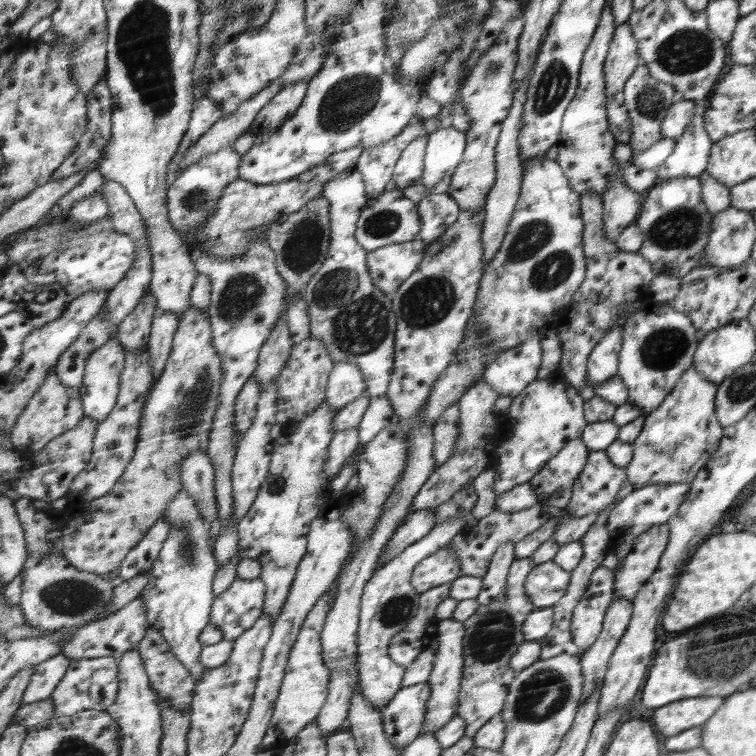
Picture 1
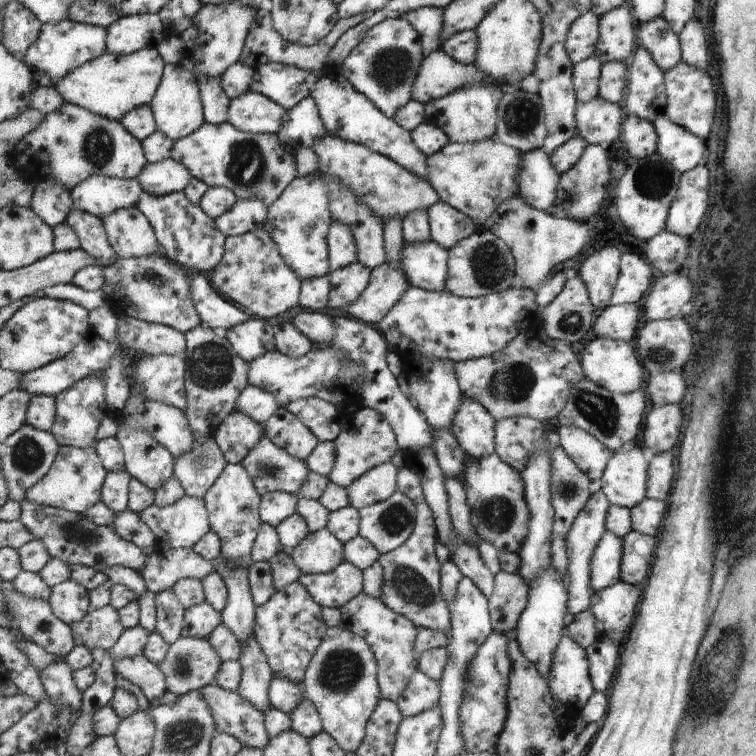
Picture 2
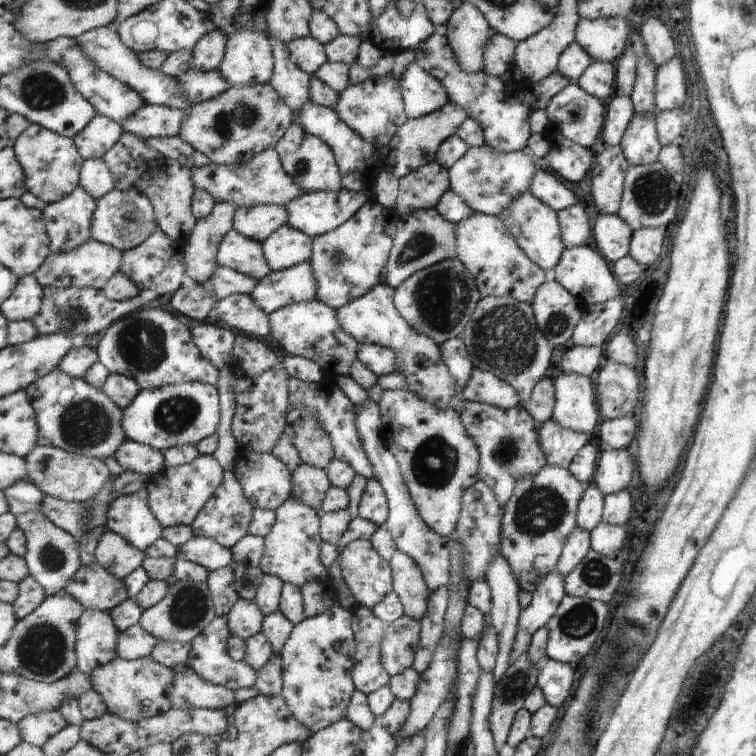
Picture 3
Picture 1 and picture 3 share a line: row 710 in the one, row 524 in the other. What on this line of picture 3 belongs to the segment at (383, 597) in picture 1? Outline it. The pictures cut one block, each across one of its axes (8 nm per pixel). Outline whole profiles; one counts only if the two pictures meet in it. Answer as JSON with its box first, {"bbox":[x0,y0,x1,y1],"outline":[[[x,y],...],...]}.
{"bbox":[358,479,388,527],"outline":[[[368,479],[361,496],[358,511],[360,517],[382,527],[388,516],[387,495],[376,479]]]}

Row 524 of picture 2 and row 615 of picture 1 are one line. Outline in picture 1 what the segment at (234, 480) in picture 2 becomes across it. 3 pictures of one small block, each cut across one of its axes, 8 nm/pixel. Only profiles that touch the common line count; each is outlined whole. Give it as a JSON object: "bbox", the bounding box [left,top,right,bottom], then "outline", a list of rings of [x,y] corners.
{"bbox":[209,578,265,641],"outline":[[[236,578],[233,583],[222,593],[215,597],[209,614],[209,623],[215,624],[227,641],[236,640],[246,632],[263,614],[265,601],[265,582],[260,578],[246,580]]]}

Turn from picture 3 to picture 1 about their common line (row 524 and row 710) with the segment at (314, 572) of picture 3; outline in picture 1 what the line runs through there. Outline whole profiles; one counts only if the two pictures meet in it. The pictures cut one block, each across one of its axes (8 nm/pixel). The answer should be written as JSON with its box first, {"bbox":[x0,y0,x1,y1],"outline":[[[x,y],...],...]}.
{"bbox":[262,590,334,748],"outline":[[[328,590],[319,598],[303,622],[298,640],[288,657],[287,672],[284,675],[279,696],[275,700],[271,722],[263,736],[262,748],[272,748],[277,740],[291,739],[319,716],[320,709],[327,700],[331,671],[328,670],[323,658],[322,632],[332,602],[334,602],[334,596]]]}

